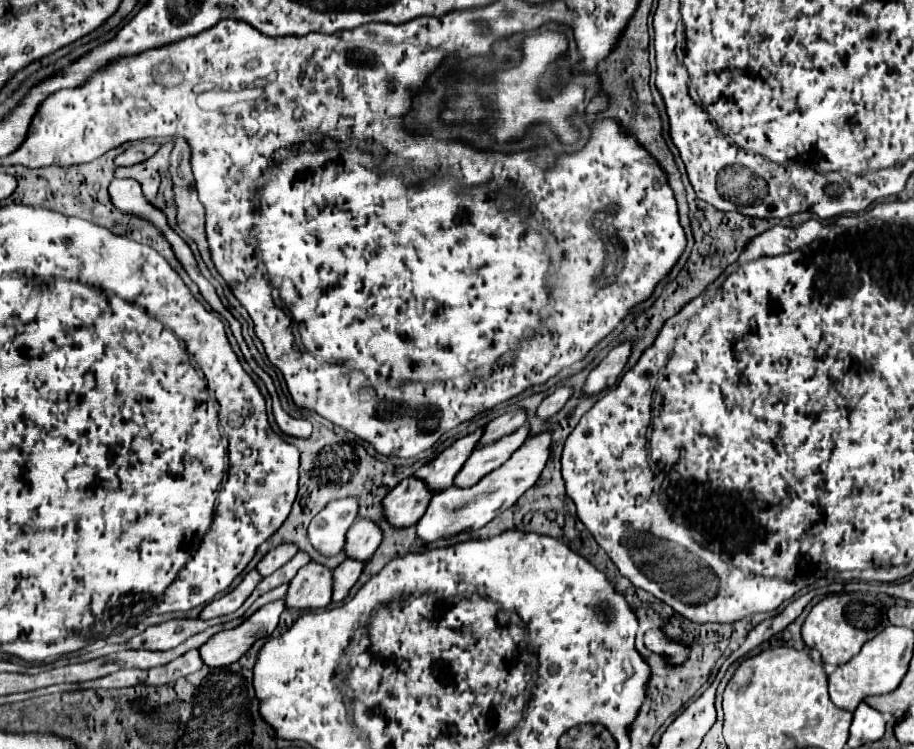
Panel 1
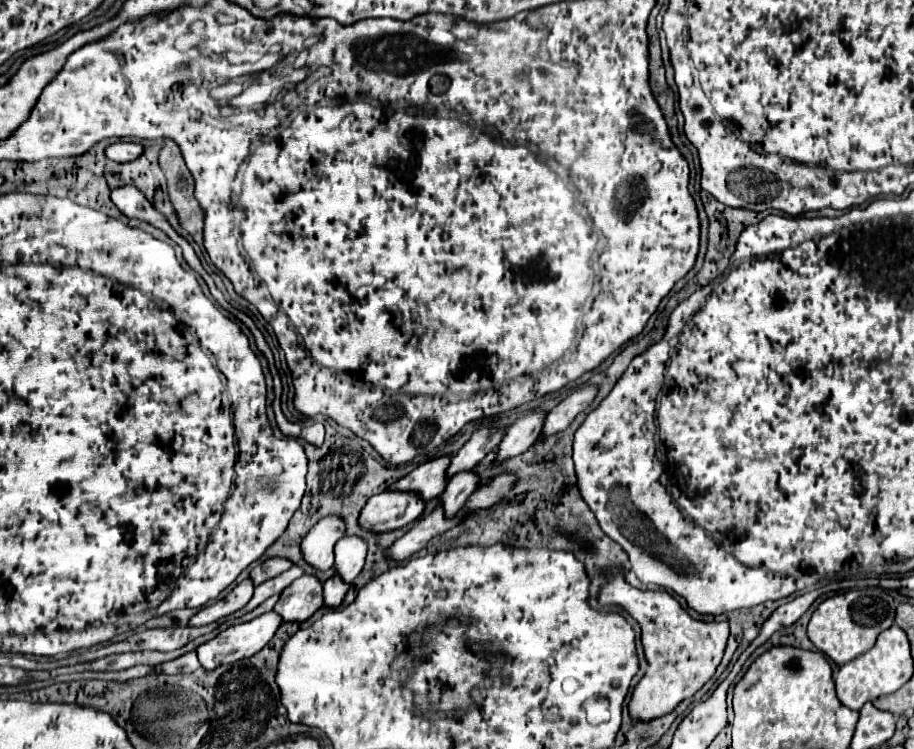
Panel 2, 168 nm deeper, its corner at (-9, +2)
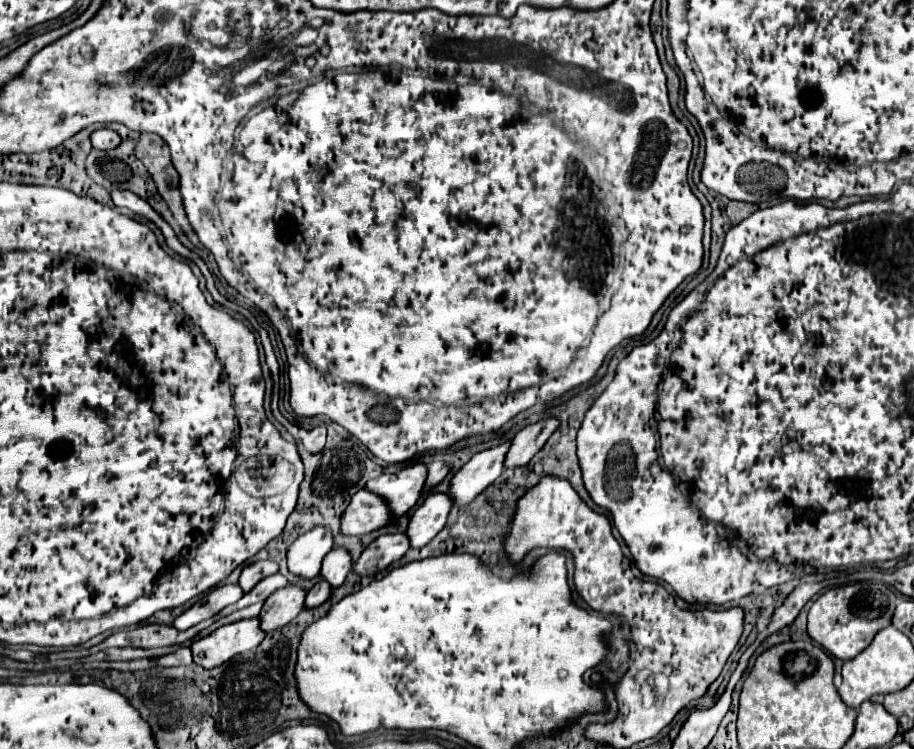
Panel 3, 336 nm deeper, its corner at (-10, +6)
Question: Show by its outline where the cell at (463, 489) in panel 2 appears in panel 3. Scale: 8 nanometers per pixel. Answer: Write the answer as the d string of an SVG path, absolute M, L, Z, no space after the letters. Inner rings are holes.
M429 494L427 500L413 512L407 528L407 536L411 540L411 548L425 546L431 542L445 526L449 510L453 504L449 504L449 494Z

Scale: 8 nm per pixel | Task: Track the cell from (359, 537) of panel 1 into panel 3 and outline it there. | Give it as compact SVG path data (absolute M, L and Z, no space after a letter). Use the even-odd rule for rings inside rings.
M333 548L323 560L321 576L331 584L331 588L339 588L345 582L351 568L353 568L351 552L347 548Z

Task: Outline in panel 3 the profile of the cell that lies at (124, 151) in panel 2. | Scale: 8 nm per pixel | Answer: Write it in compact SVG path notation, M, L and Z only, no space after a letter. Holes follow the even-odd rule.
M109 128L97 130L91 134L91 144L93 148L99 148L99 150L111 150L111 148L117 148L117 144L121 144L121 136Z

